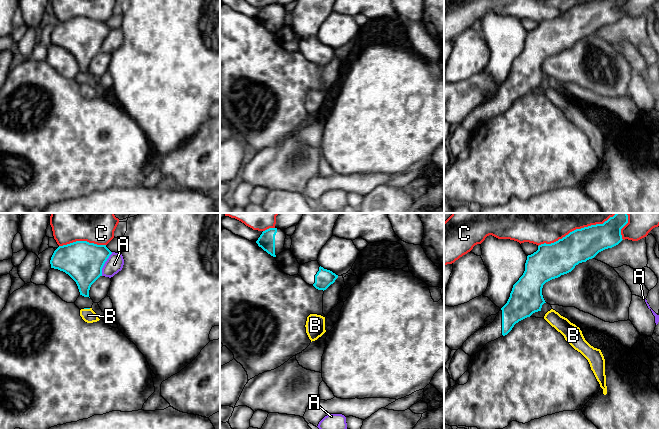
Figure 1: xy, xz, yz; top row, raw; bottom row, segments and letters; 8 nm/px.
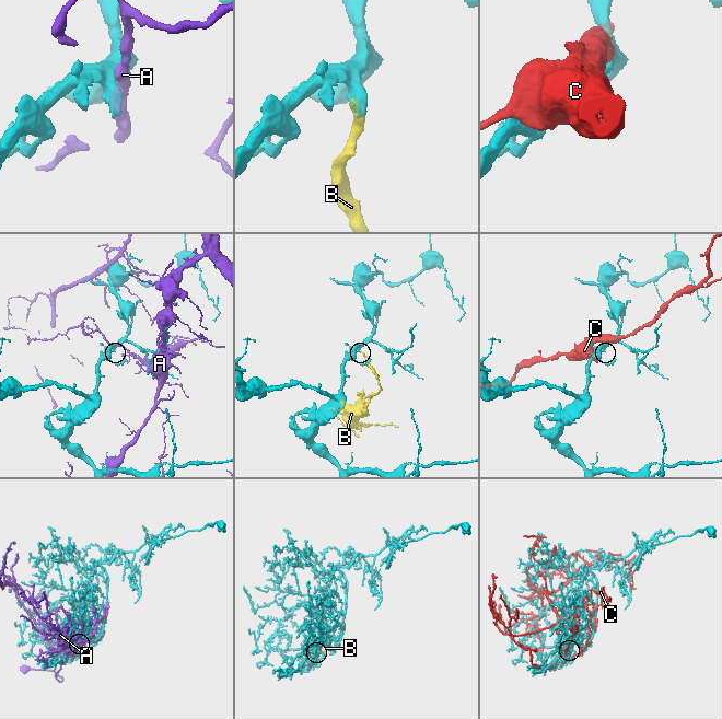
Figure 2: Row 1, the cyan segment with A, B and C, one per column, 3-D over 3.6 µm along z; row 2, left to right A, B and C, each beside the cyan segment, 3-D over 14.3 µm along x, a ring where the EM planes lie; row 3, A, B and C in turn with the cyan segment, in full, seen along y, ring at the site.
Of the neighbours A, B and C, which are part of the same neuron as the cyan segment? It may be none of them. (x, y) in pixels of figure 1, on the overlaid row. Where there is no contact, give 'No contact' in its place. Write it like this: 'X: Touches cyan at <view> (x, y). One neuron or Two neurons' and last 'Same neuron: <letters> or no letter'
A: Touches cyan at xy (104, 263). Two neurons
B: Touches cyan at xy (87, 308). One neuron
C: Touches cyan at yz (577, 229). Two neurons
Same neuron: B

